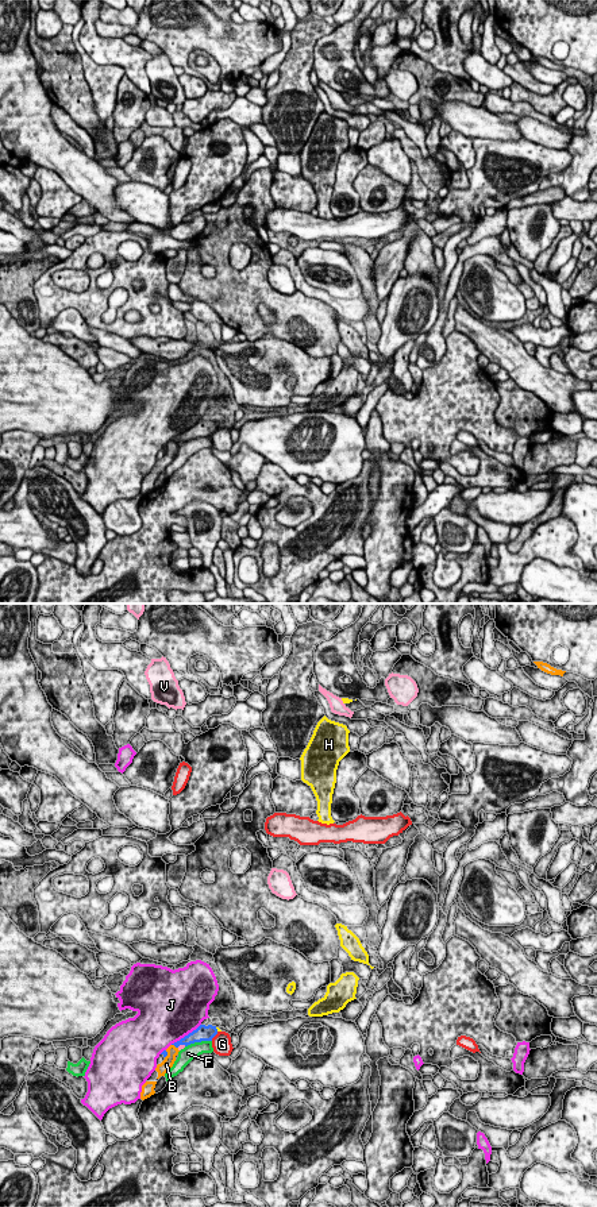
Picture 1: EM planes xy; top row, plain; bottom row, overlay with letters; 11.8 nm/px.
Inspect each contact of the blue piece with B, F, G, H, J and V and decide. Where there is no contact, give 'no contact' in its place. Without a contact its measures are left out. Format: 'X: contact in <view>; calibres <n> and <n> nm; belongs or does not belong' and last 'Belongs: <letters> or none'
B: contact in xy; calibres 130 and 140 nm; does not belong
F: contact in xy; calibres 190 and 180 nm; does not belong
G: contact in xy; calibres 190 and 240 nm; does not belong
H: contact in xy; calibres 190 and 30 nm; belongs
J: contact in xy; calibres 190 and 500 nm; does not belong
V: contact in xy; calibres 160 and 60 nm; does not belong
Belongs: H

